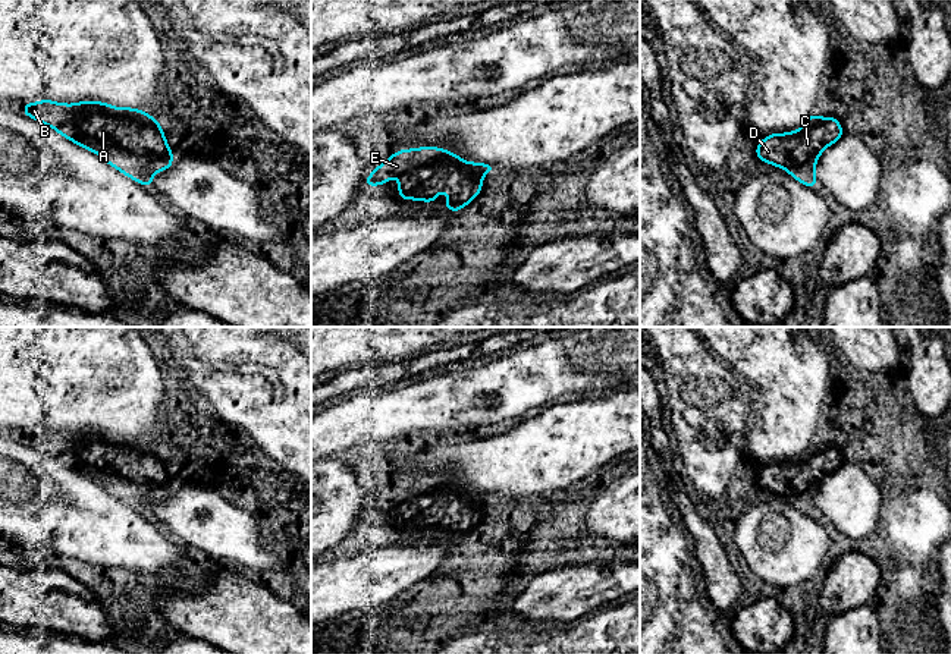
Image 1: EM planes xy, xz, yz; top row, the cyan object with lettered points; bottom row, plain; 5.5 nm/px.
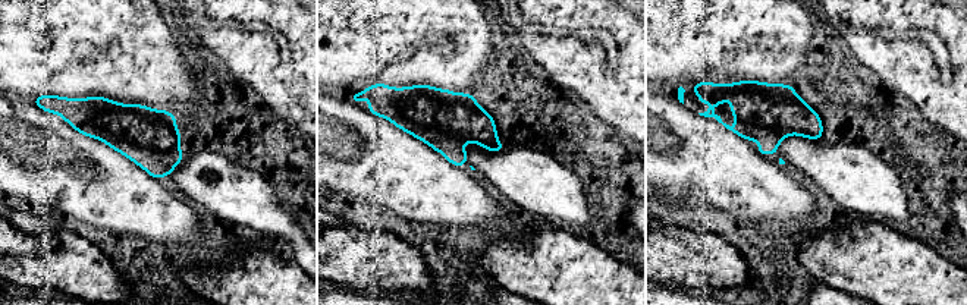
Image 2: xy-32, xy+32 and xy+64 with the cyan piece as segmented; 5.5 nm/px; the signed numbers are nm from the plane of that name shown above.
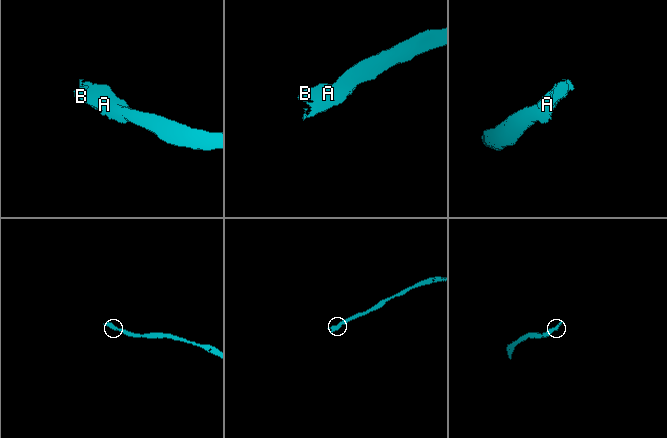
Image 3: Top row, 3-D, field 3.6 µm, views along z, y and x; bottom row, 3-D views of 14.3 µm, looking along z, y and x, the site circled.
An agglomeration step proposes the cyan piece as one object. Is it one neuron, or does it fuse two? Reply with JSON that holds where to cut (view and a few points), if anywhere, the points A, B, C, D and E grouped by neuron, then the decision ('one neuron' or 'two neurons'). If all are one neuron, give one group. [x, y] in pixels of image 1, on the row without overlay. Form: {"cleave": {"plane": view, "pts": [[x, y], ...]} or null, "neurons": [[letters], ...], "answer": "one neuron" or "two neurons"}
{"cleave": null, "neurons": [["A", "B", "C", "D", "E"]], "answer": "one neuron"}

